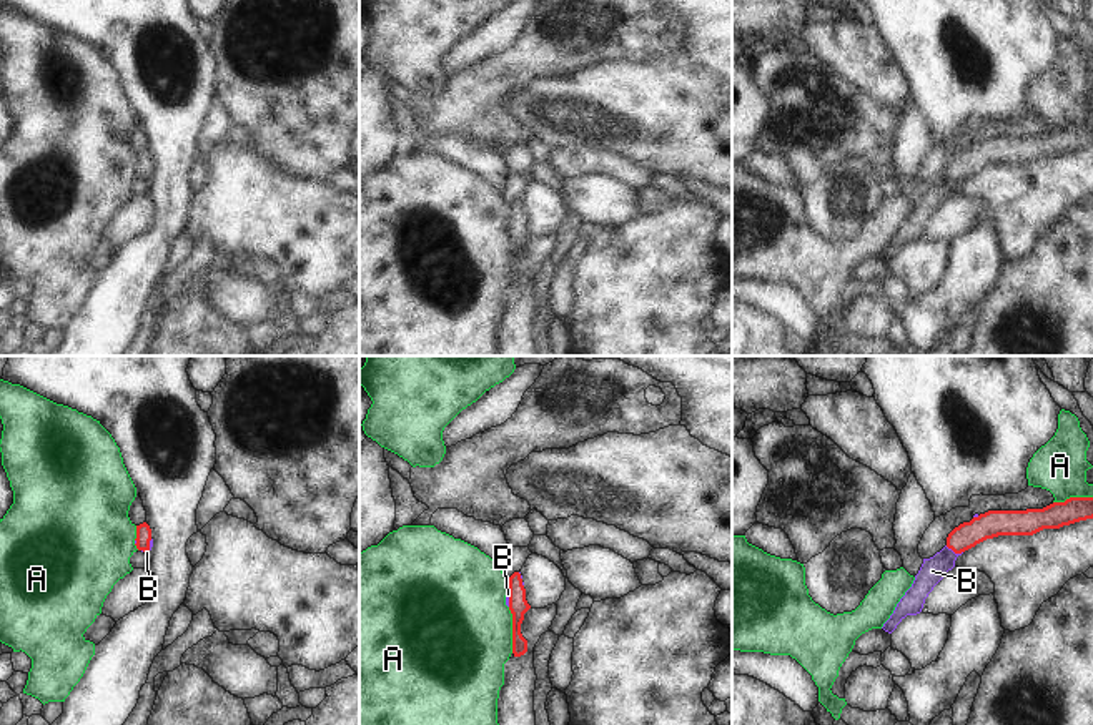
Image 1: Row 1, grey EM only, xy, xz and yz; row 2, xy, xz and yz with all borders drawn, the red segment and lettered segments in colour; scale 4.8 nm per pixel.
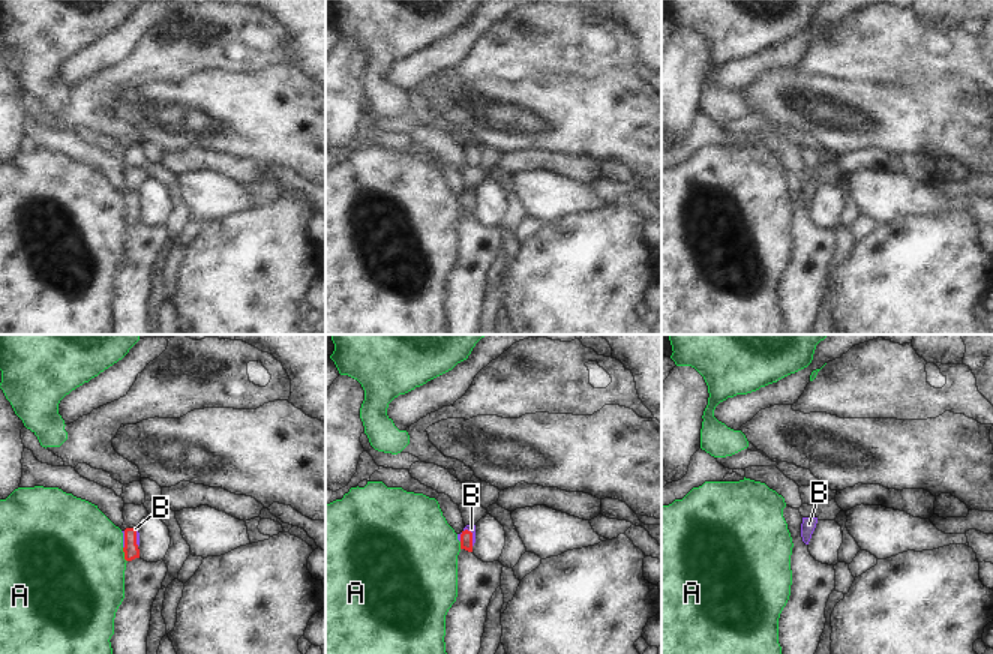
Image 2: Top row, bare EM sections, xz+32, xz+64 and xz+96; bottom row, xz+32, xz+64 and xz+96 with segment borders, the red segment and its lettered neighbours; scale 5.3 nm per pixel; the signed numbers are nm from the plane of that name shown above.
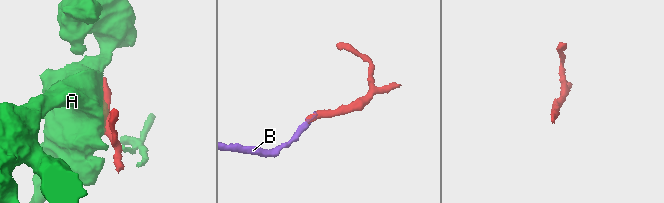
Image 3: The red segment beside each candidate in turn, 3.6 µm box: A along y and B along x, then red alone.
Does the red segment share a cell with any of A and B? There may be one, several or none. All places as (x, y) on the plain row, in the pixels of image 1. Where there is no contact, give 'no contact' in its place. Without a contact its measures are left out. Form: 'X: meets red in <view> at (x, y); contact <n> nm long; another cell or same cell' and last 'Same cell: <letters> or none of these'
A: meets red in xz at (513, 258); contact 220 nm long; another cell
B: meets red in yz at (954, 178); contact 90 nm long; same cell
Same cell: B

